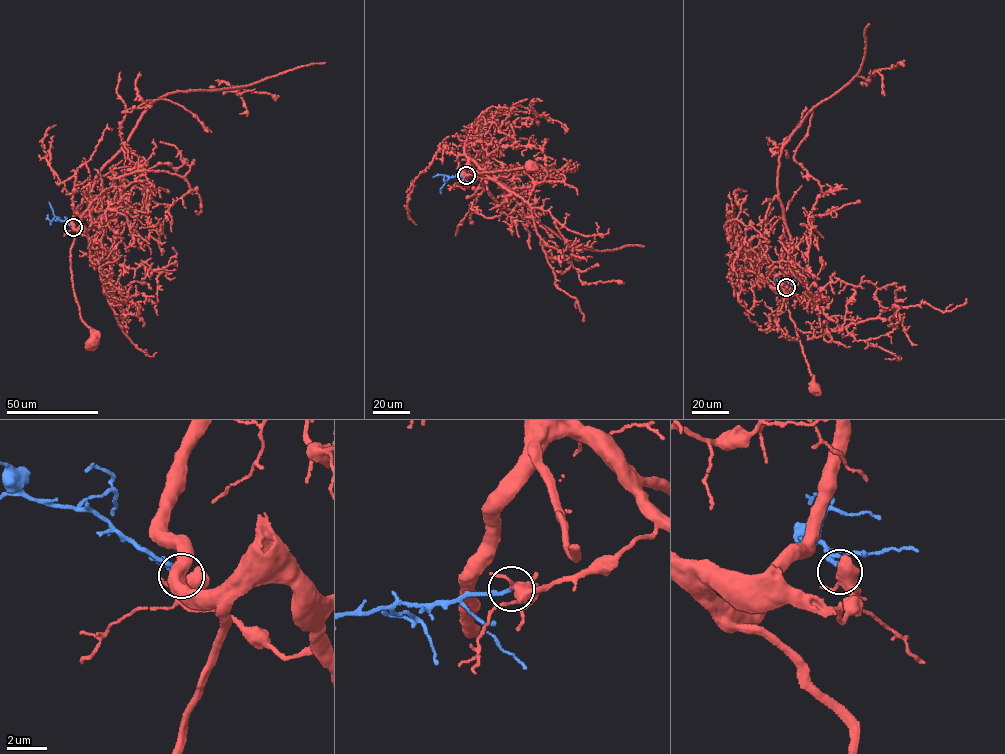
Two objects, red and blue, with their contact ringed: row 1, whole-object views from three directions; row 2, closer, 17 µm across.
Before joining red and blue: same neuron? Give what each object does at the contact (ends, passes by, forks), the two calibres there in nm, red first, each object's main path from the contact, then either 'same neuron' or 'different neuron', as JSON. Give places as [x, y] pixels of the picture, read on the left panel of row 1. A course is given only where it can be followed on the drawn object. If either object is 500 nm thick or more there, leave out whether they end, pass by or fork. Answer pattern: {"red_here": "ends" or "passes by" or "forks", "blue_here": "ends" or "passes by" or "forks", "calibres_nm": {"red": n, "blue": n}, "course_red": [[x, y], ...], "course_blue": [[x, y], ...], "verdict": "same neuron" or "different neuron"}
{"red_here": "passes by", "blue_here": "ends", "calibres_nm": {"red": 380, "blue": 200}, "course_red": [[73, 228], [86, 233], [83, 228], [77, 230], [70, 257], [75, 298], [80, 318], [90, 330], [90, 343]], "course_blue": [[73, 228], [58, 219], [48, 202]], "verdict": "same neuron"}

